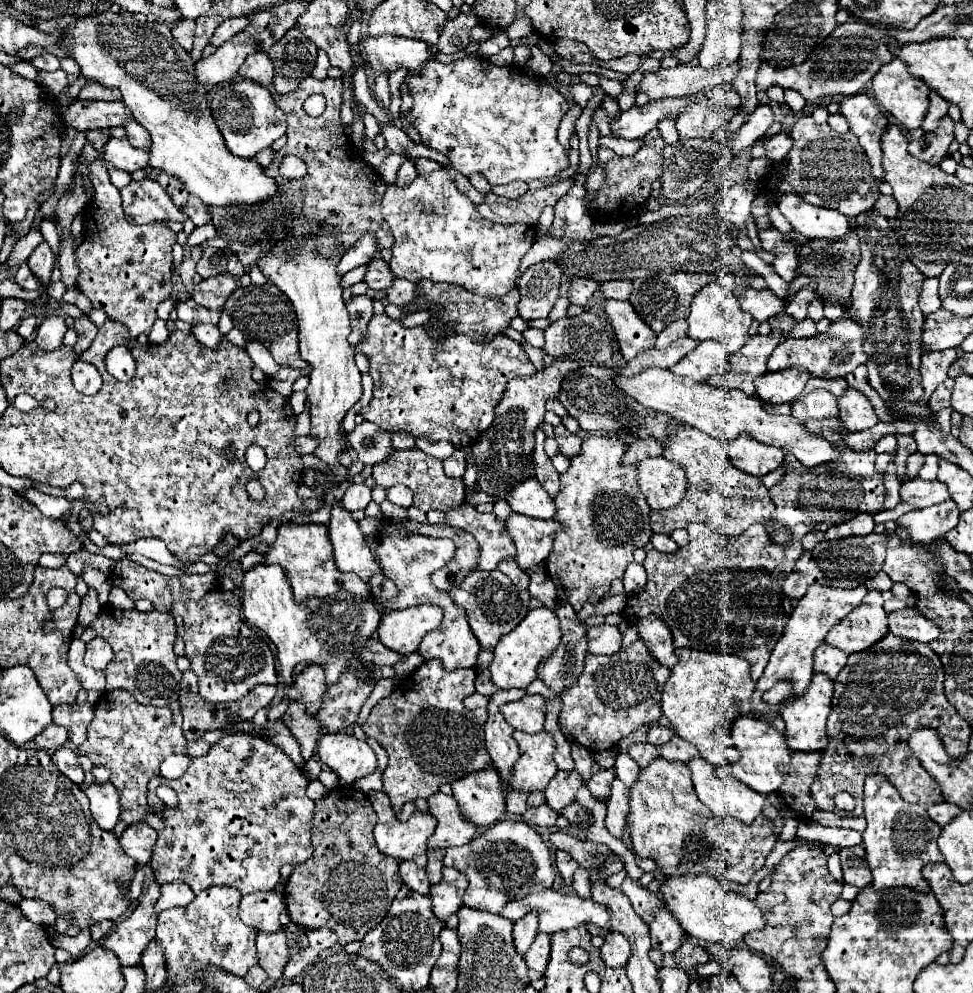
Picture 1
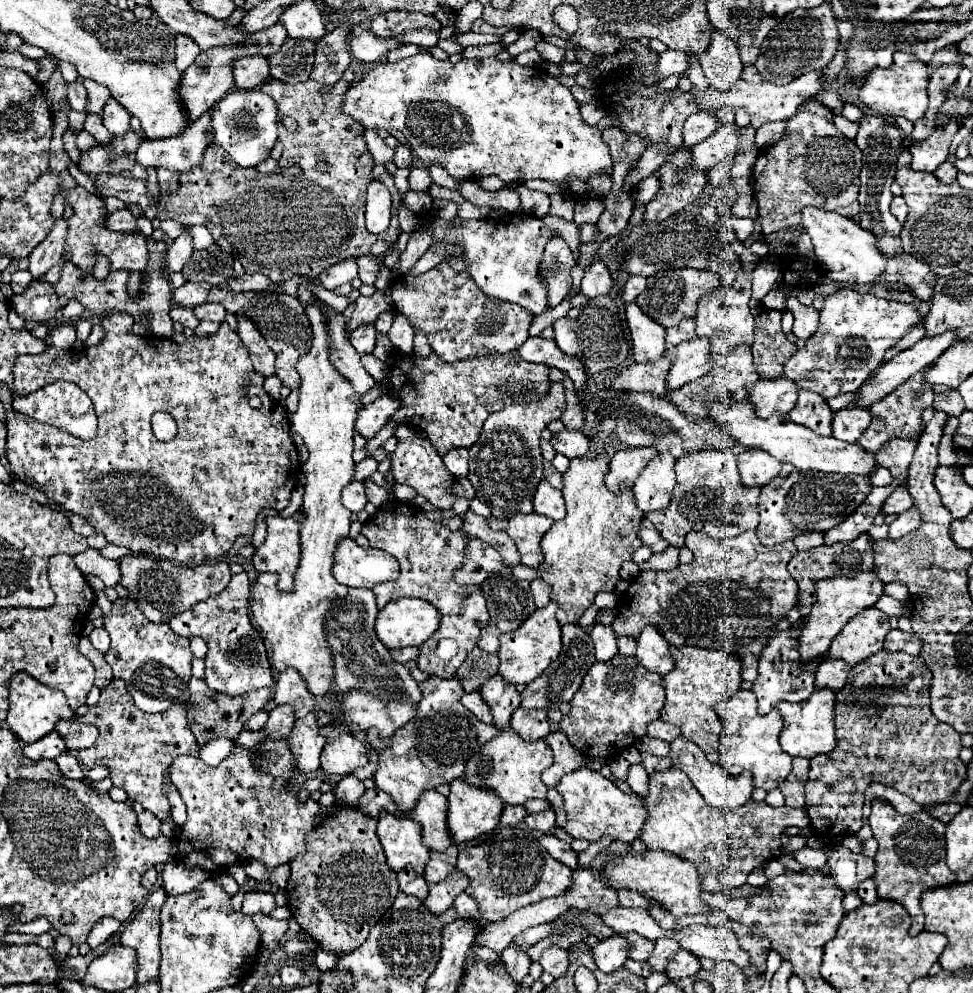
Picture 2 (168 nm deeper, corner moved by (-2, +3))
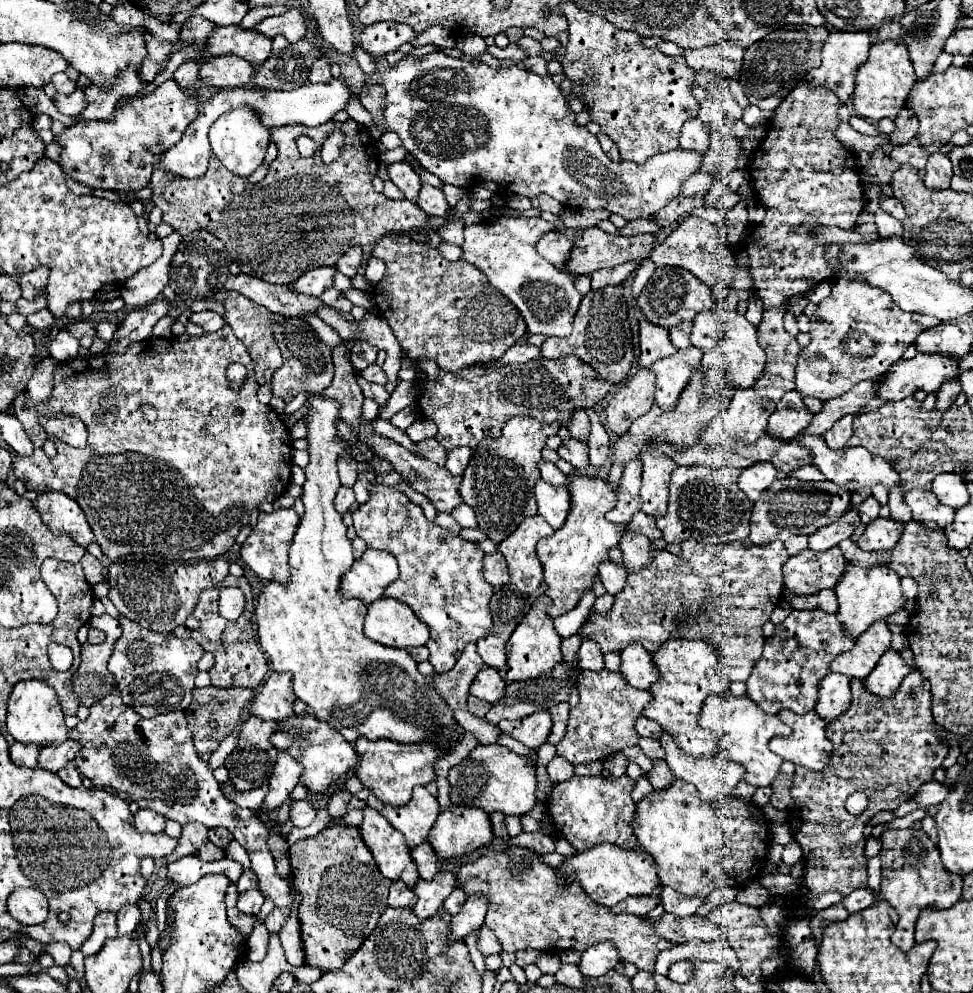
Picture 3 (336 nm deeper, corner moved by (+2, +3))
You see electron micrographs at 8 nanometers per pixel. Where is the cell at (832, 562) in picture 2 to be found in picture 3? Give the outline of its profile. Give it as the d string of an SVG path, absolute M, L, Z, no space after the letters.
M831 548L825 552L799 552L783 564L785 588L801 596L815 594L823 588L833 588L845 566L847 560L839 548Z

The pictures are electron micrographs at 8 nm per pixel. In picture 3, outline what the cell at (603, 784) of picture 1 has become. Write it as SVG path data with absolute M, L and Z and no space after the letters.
M573 776L571 780L553 786L547 808L553 824L563 834L563 838L575 848L585 850L593 844L615 844L625 850L637 846L637 838L631 832L631 820L635 812L635 802L631 800L631 790L635 782L629 776L605 778L605 776Z

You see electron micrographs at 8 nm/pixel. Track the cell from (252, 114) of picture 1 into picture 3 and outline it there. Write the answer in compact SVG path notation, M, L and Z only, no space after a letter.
M237 108L237 112L227 112L221 120L217 120L217 124L213 124L209 132L209 140L211 140L213 154L219 158L219 162L235 176L247 178L263 164L263 158L269 146L269 130L261 126L253 110Z

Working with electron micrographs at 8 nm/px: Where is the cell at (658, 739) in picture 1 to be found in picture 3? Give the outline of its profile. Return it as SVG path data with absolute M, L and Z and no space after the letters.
M639 716L639 718L635 720L635 730L637 730L639 736L645 736L645 738L659 738L659 736L663 734L661 726L659 726L657 722L645 718L645 716Z

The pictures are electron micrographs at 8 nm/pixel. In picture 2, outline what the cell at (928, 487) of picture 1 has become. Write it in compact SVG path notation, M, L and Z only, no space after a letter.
M899 486L891 496L889 500L885 500L883 504L883 514L901 514L905 510L909 510L913 506L913 498L909 494L909 488L907 486Z

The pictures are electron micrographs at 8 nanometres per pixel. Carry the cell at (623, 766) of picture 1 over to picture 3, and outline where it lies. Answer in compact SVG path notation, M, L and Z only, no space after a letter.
M639 778L637 782L635 782L635 788L633 788L633 792L631 792L631 798L635 800L635 802L641 802L645 796L649 796L653 792L653 788L651 788L651 784L649 784L649 780L647 778Z

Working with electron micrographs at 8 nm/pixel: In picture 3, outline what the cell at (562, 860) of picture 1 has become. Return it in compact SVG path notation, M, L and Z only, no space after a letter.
M521 832L519 836L509 838L509 840L505 842L505 848L513 848L513 846L521 846L521 848L527 848L527 850L537 852L537 854L555 852L553 840L551 840L547 834L541 834L541 832L531 832L531 834Z

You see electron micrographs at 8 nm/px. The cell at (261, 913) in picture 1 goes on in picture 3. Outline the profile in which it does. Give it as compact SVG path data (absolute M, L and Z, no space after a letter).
M251 888L251 890L247 890L247 892L243 892L241 896L239 896L239 902L237 902L237 908L241 910L241 912L245 912L245 914L257 914L259 912L259 908L263 906L263 902L265 902L265 898L263 898L263 894L257 890L257 888Z

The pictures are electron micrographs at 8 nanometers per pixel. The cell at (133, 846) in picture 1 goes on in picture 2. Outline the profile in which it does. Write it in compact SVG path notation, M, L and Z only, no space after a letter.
M141 812L139 816L137 816L137 822L139 822L139 830L141 830L141 834L145 836L145 838L157 838L161 832L159 832L159 826L161 826L161 822L157 820L157 816L153 816L151 812Z

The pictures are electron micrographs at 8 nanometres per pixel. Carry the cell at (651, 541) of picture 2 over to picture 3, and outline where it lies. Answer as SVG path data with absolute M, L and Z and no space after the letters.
M637 512L637 516L633 516L631 520L631 530L647 536L649 540L655 540L655 538L661 538L661 530L655 526L655 518L647 516L645 512Z

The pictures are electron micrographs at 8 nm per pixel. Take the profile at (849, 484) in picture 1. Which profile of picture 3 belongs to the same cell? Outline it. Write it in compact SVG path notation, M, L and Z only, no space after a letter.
M797 478L775 480L769 492L765 492L765 496L761 496L761 500L753 506L749 540L755 546L765 546L773 540L785 542L787 538L785 534L811 536L821 526L839 520L845 514L849 502L851 502L851 494L833 482L801 482Z

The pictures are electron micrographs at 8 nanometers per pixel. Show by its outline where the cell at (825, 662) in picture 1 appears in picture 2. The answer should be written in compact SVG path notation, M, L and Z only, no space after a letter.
M825 656L817 664L815 682L817 682L819 688L827 686L827 688L833 688L833 690L841 690L841 686L847 680L847 674L849 674L849 664L845 664L845 660Z

